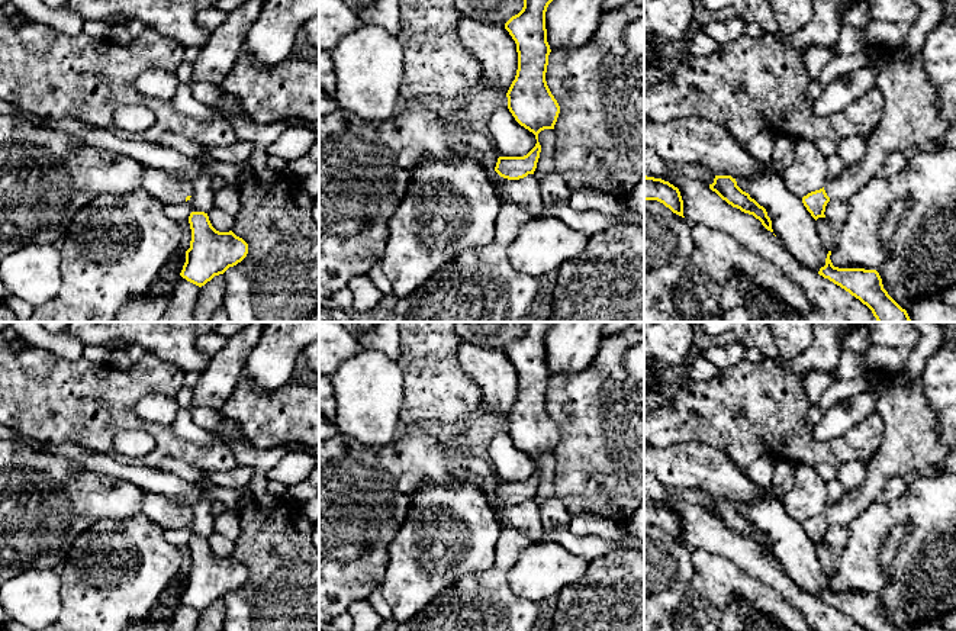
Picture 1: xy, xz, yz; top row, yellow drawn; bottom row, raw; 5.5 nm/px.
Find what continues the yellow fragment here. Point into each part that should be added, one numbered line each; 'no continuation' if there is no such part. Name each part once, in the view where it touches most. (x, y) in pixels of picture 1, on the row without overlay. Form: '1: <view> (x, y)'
1: yz (911, 447)

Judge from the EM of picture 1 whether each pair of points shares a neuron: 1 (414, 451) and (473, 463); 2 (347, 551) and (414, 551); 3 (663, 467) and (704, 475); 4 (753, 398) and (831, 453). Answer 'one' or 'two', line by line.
1: two
2: two
3: one
4: one

